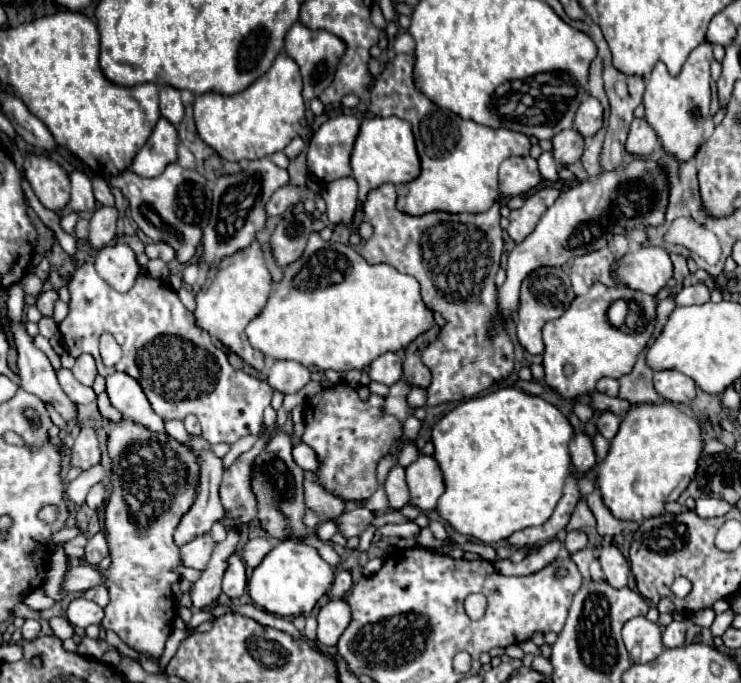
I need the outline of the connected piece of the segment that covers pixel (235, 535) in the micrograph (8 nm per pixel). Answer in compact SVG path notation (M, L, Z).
M230 528L228 530L228 538L220 544L216 544L214 552L212 552L212 558L206 566L206 570L202 572L200 580L192 584L190 588L190 598L192 598L192 606L194 608L210 608L214 606L214 602L218 600L220 596L220 584L222 584L222 576L224 576L224 570L226 570L226 560L228 556L236 550L240 542L240 530L238 528Z

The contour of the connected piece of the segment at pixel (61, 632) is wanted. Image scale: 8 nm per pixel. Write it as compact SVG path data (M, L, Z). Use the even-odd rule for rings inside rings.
M53 617L49 620L49 624L54 635L61 640L72 638L75 634L74 627L68 622L67 619L62 617Z

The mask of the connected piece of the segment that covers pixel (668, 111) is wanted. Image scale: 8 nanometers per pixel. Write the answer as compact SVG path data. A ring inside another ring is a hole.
M702 42L688 56L680 76L672 78L662 62L658 62L646 82L644 108L646 120L656 132L666 154L674 156L678 162L688 162L694 158L698 148L704 142L704 118L710 116L710 62L712 62L712 44Z

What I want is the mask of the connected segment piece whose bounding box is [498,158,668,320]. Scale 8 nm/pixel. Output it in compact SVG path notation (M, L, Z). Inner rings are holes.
M634 158L626 168L598 174L592 180L580 182L568 190L562 190L558 200L542 214L534 232L508 254L506 266L506 282L498 288L498 304L500 312L504 312L504 320L516 312L520 284L522 280L540 266L562 266L574 256L582 256L586 252L604 248L610 244L612 234L624 232L624 228L644 228L644 226L660 226L664 222L664 212L668 204L668 186L666 174L658 168L656 162ZM570 236L584 236L582 246L570 248Z

